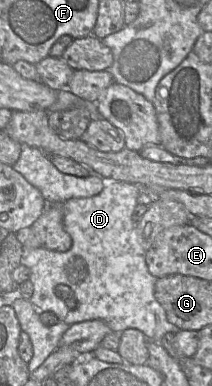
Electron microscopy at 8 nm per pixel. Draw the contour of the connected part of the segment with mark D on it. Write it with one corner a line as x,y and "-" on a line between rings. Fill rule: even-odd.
107,181
105,182
105,187
103,188
103,190
95,196
86,197
86,198
72,198
65,201
63,203
63,210
64,210
63,225
65,231
72,238
72,246
66,252
58,252
58,251
42,248
40,241
36,238
36,236
33,234
31,230
30,236
28,236
27,240
25,241
25,254
21,259
21,265
28,267
30,270
29,280
32,282
34,286
34,292
31,298
29,299
29,301
31,302
31,304
34,305
34,307
39,312
52,312
58,317
60,321
64,321
66,324
70,326
86,321
100,320
103,321
110,328
111,333
116,333
116,334
120,334
127,329
136,329
142,332
145,336
148,336
148,333
154,332
155,327
153,327
153,330
151,330
150,326
147,327
146,326
147,320
154,320
153,323
159,323
160,329
163,329
163,332
167,332
167,331
174,332
174,325
168,322
163,307
155,298
154,288
155,288
155,282
157,278
151,275
148,270
146,264
146,251
142,248
142,246
138,242
137,228
132,218
134,209
138,204
138,197
142,192
142,190
143,188
136,184
131,184
123,181
-
57,285
67,285
72,289
75,298
77,300
77,307
74,310
69,310
68,307
65,305
64,301
55,295
54,290

